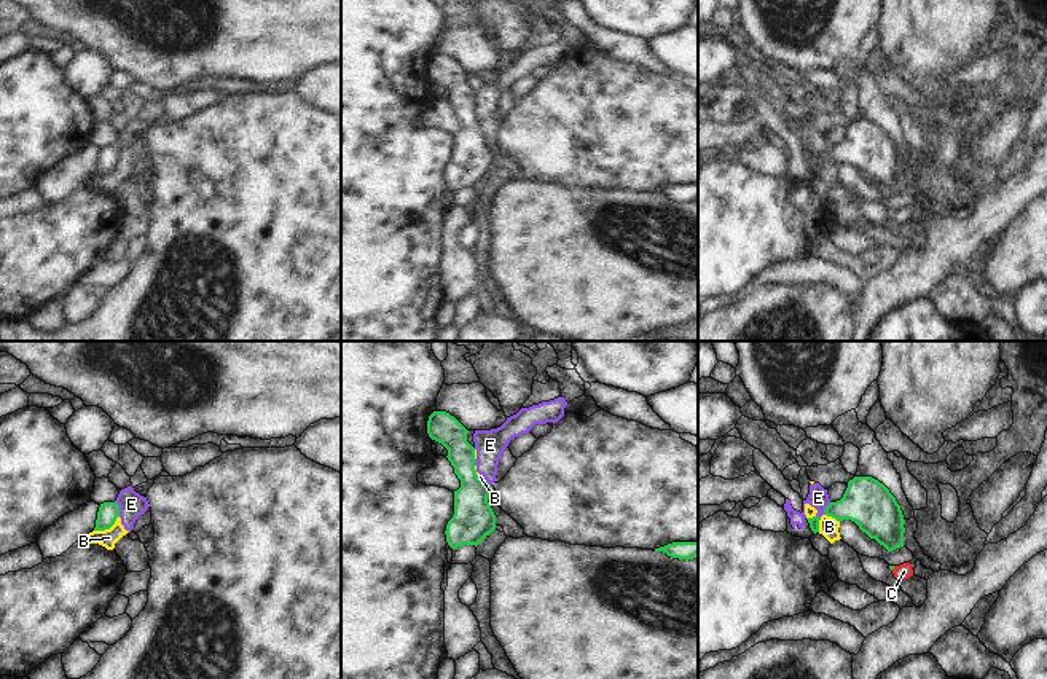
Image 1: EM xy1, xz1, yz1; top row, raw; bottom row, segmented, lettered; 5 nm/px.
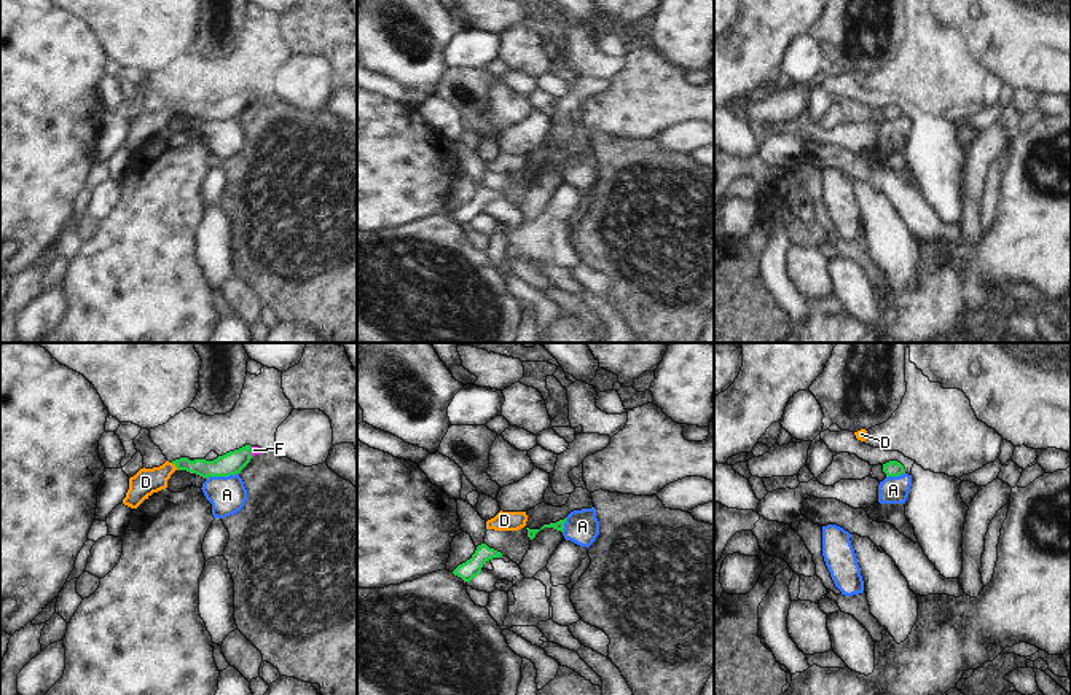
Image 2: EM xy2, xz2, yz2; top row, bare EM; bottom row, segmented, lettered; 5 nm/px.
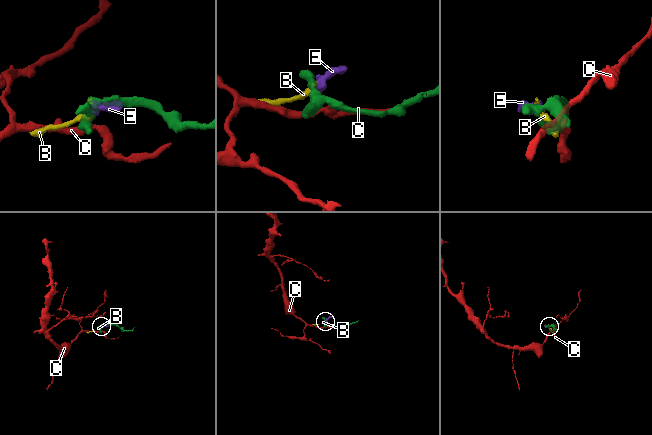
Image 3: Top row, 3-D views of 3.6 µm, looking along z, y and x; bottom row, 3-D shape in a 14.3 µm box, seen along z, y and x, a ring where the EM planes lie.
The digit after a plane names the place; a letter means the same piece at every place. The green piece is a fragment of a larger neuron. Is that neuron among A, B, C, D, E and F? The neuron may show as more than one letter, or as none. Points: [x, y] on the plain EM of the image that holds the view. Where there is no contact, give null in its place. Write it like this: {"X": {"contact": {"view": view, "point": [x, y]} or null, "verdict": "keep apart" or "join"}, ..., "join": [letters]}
{"A": {"contact": {"view": "xy2", "point": [222, 118]}, "verdict": "keep apart"}, "B": {"contact": {"view": "xy1", "point": [107, 171]}, "verdict": "keep apart"}, "C": {"contact": {"view": "yz1", "point": [893, 211]}, "verdict": "keep apart"}, "D": {"contact": {"view": "xy2", "point": [174, 107]}, "verdict": "keep apart"}, "E": {"contact": {"view": "xy1", "point": [118, 152]}, "verdict": "keep apart"}, "F": {"contact": {"view": "xy2", "point": [249, 94]}, "verdict": "join"}, "join": ["F"]}

